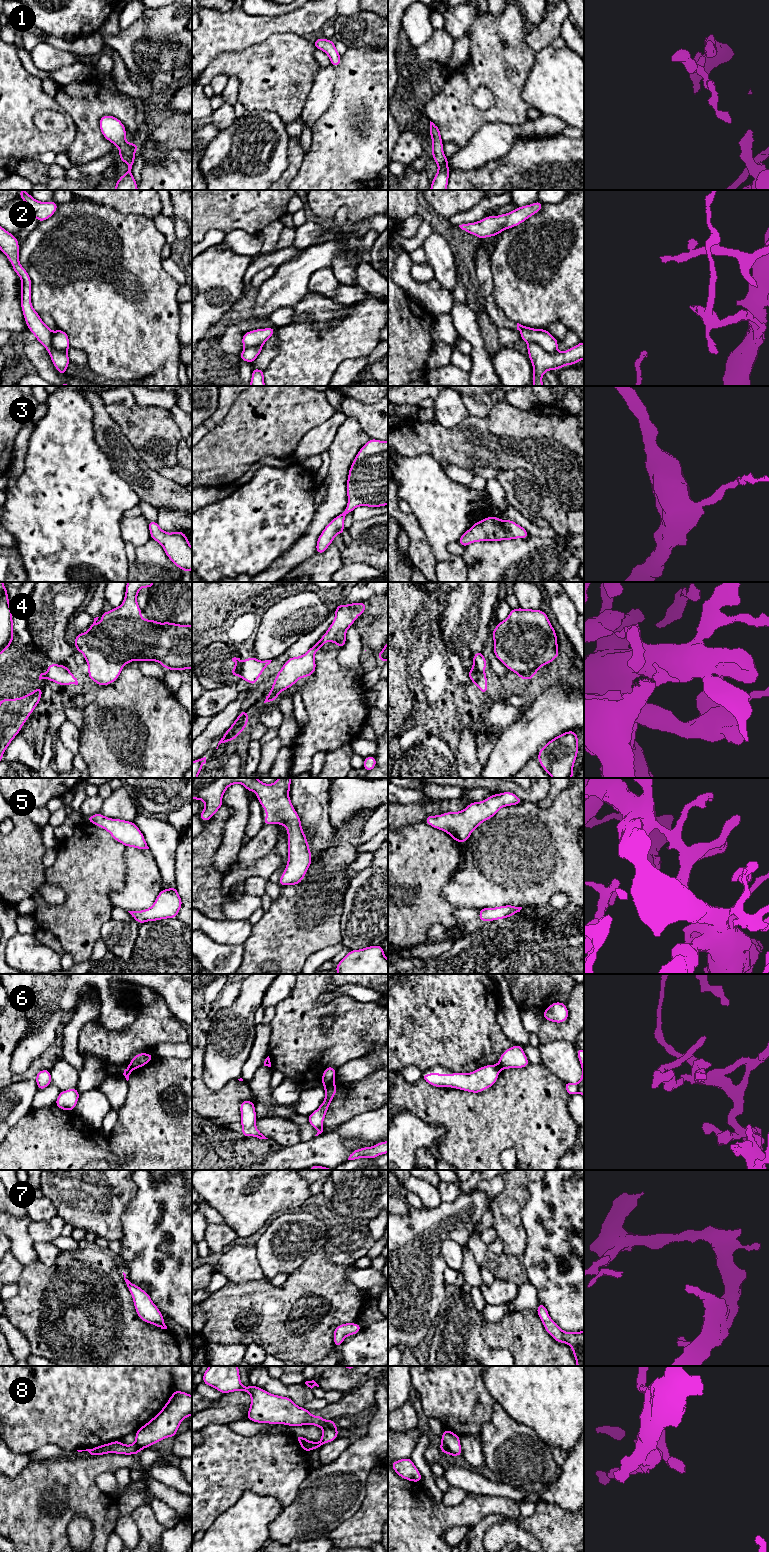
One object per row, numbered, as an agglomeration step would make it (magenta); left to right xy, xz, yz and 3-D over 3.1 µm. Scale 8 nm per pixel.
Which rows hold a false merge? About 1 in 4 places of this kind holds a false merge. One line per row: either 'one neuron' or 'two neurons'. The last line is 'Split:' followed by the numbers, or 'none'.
1: one neuron
2: two neurons
3: one neuron
4: two neurons
5: one neuron
6: two neurons
7: one neuron
8: one neuron
Split: 2, 4, 6

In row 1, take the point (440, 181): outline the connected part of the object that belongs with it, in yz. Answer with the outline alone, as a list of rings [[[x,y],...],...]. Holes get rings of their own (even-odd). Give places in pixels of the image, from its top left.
[[[430,121],[430,136],[432,137],[432,154],[438,165],[438,171],[431,182],[430,190],[446,190],[449,179],[448,158],[443,153],[443,143],[440,130],[437,125]]]

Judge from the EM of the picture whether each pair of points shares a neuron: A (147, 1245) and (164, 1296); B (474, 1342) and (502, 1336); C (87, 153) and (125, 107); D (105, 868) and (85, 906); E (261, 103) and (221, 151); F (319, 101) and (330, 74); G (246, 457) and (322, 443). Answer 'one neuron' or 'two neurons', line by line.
A: one neuron
B: two neurons
C: one neuron
D: one neuron
E: two neurons
F: one neuron
G: two neurons

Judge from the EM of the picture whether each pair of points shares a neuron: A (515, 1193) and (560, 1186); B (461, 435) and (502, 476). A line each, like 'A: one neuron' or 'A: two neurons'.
A: two neurons
B: two neurons

